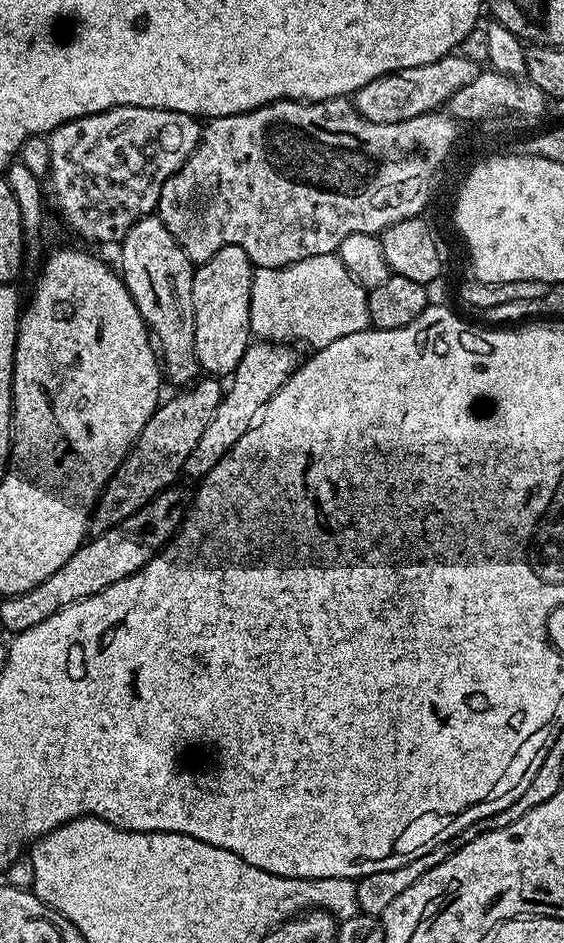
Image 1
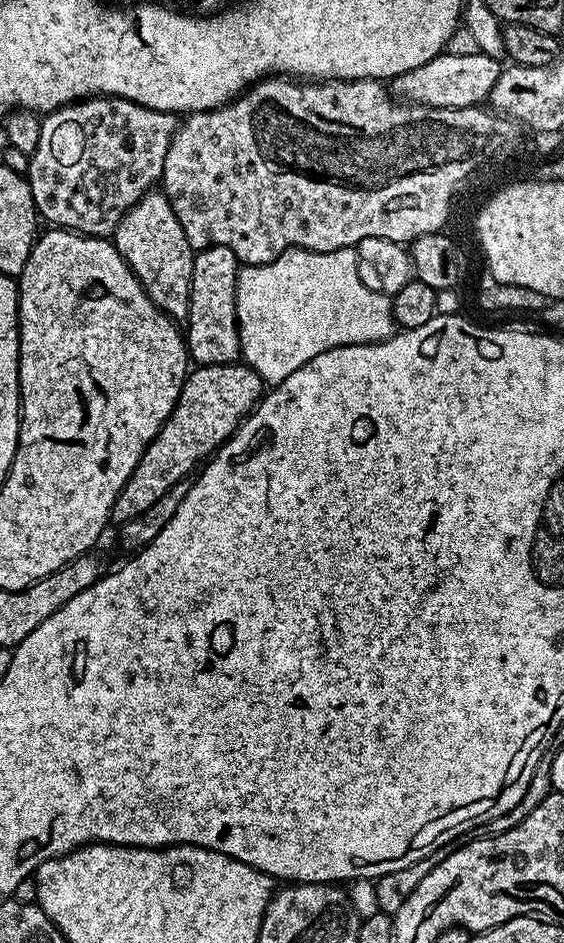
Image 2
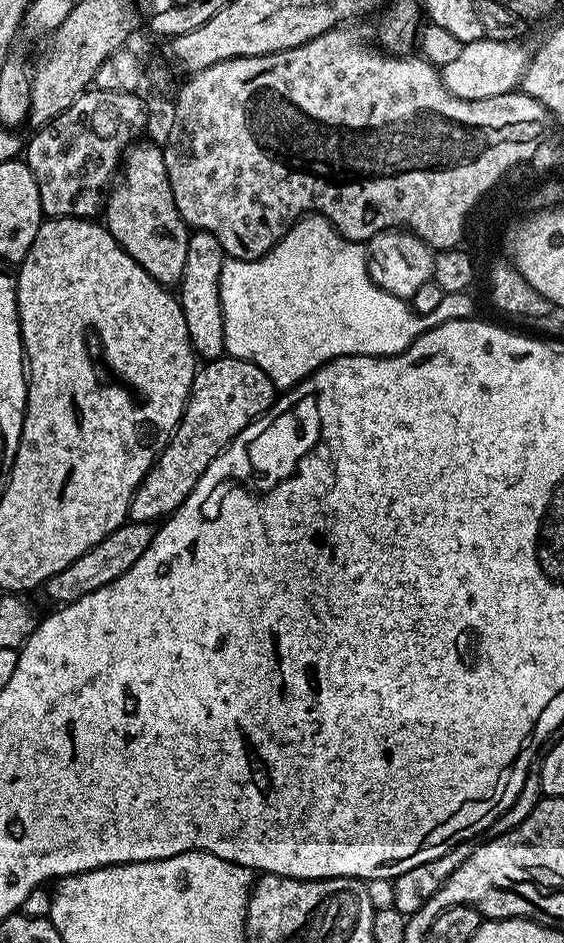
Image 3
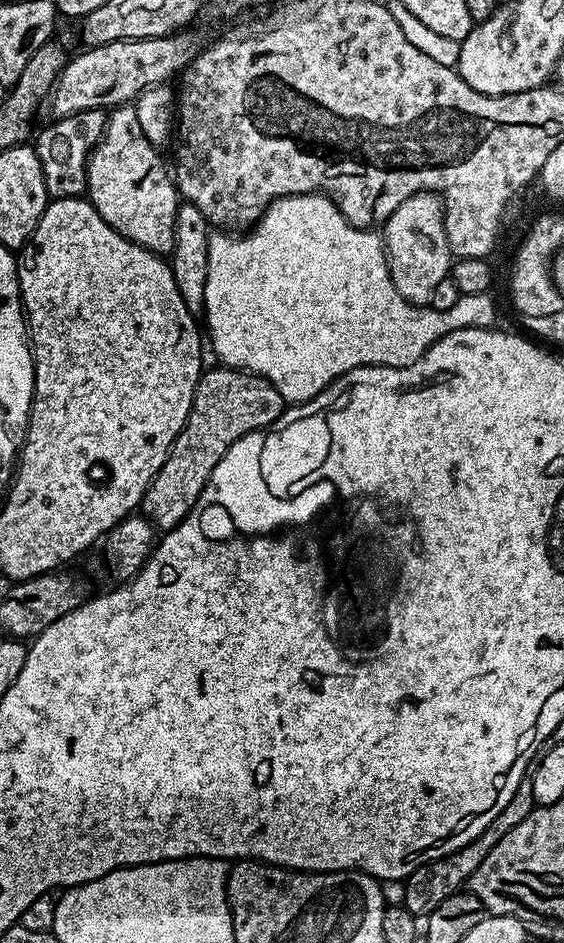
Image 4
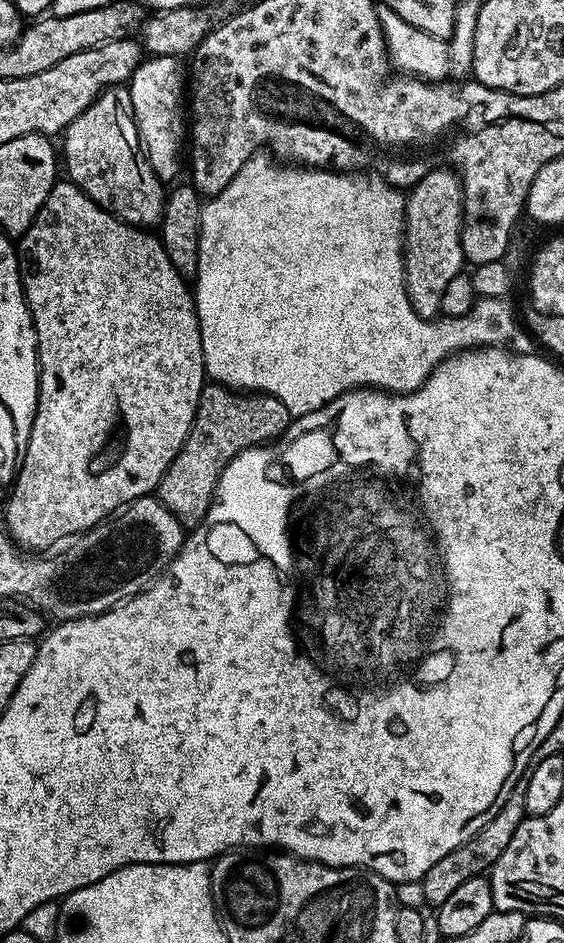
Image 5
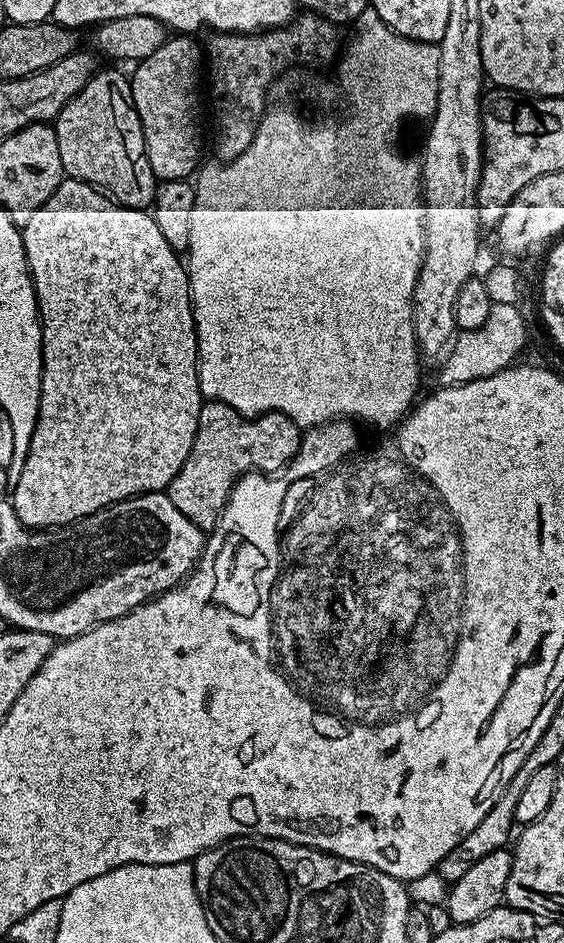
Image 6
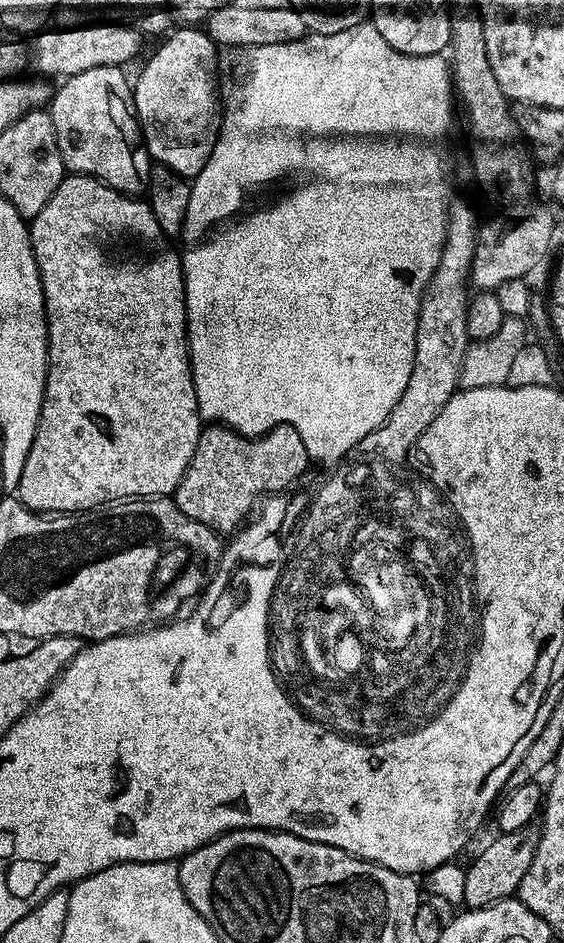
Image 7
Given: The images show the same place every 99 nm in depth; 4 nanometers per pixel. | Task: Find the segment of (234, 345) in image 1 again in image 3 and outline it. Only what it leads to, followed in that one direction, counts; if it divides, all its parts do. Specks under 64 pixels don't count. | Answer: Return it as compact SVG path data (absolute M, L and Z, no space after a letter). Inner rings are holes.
M193 231L189 235L186 246L186 270L178 285L178 299L182 306L182 314L186 318L186 330L190 330L192 349L204 362L225 355L224 319L220 297L220 271L225 259L224 248L218 242L218 238L214 238L214 234Z

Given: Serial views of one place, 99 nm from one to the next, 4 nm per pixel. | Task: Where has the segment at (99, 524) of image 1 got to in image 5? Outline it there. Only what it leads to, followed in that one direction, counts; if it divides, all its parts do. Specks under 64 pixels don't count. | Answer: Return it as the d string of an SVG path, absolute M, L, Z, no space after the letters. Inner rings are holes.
M215 382L205 383L204 389L200 392L200 401L196 407L192 429L188 432L182 450L176 455L174 462L170 462L166 474L160 479L158 498L176 515L181 524L185 526L201 524L204 515L208 512L208 507L212 504L212 497L216 494L222 470L226 470L228 463L242 450L257 444L279 441L293 419L286 410L286 406L282 406L282 402L276 396L248 395L243 391L226 388Z

